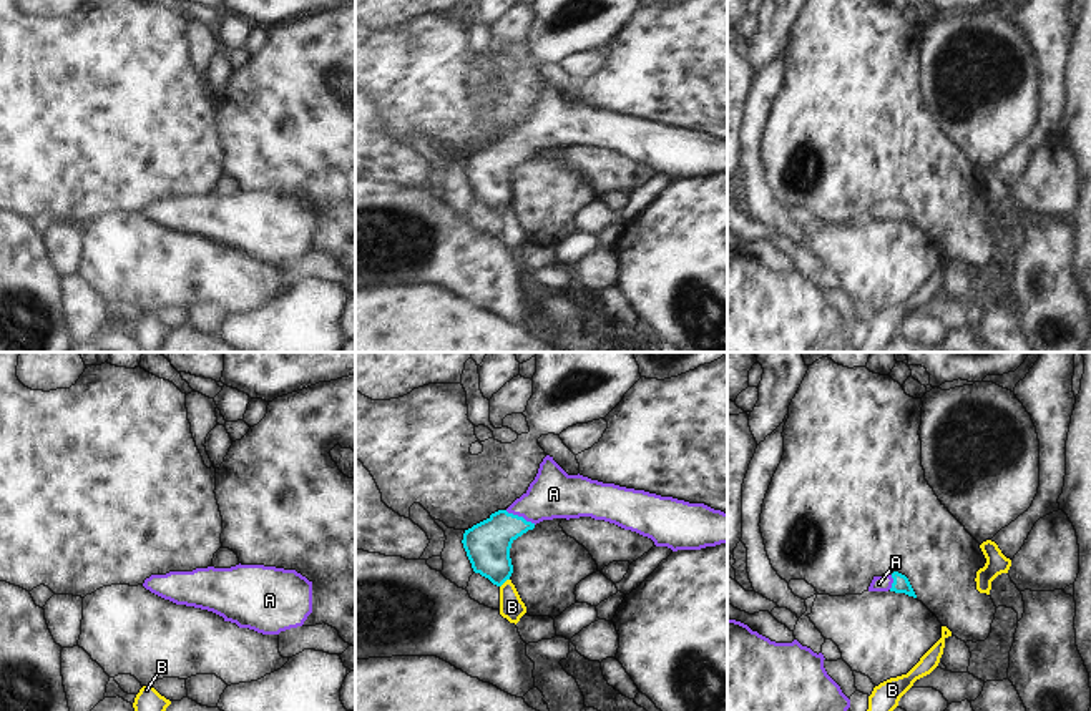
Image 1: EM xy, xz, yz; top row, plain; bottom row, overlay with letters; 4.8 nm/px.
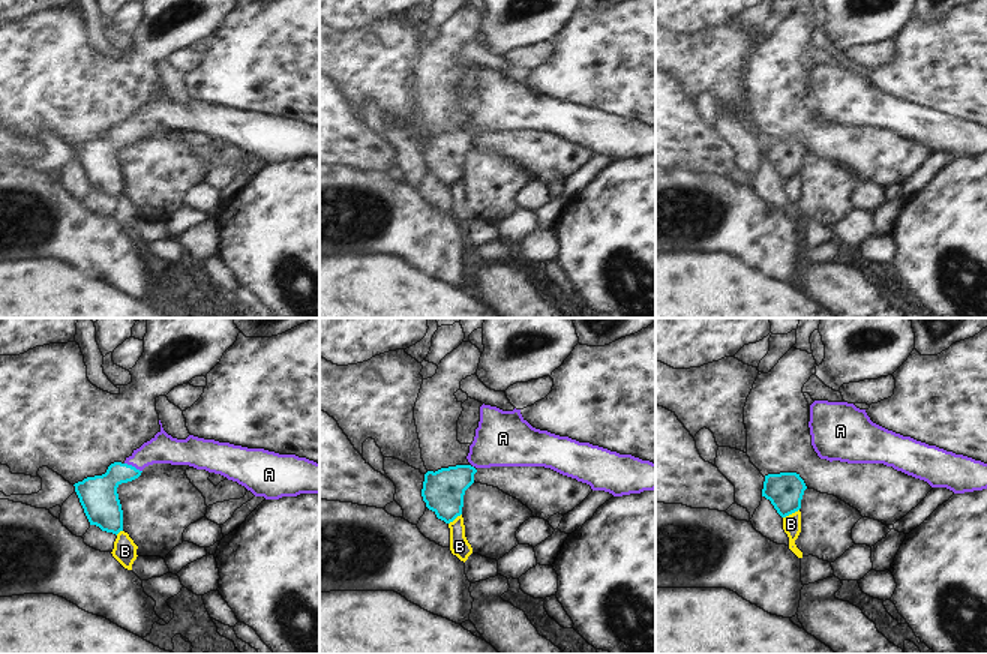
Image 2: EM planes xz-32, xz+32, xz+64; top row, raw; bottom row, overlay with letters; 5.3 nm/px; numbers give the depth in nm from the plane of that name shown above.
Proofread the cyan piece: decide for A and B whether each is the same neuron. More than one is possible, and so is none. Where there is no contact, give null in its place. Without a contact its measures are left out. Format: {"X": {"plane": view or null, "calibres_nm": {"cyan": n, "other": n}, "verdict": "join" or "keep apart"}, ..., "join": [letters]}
{"A": {"plane": "xz", "calibres_nm": {"cyan": 220, "other": 240}, "verdict": "join"}, "B": {"plane": "xz", "calibres_nm": {"cyan": 220, "other": 120}, "verdict": "keep apart"}, "join": ["A"]}

